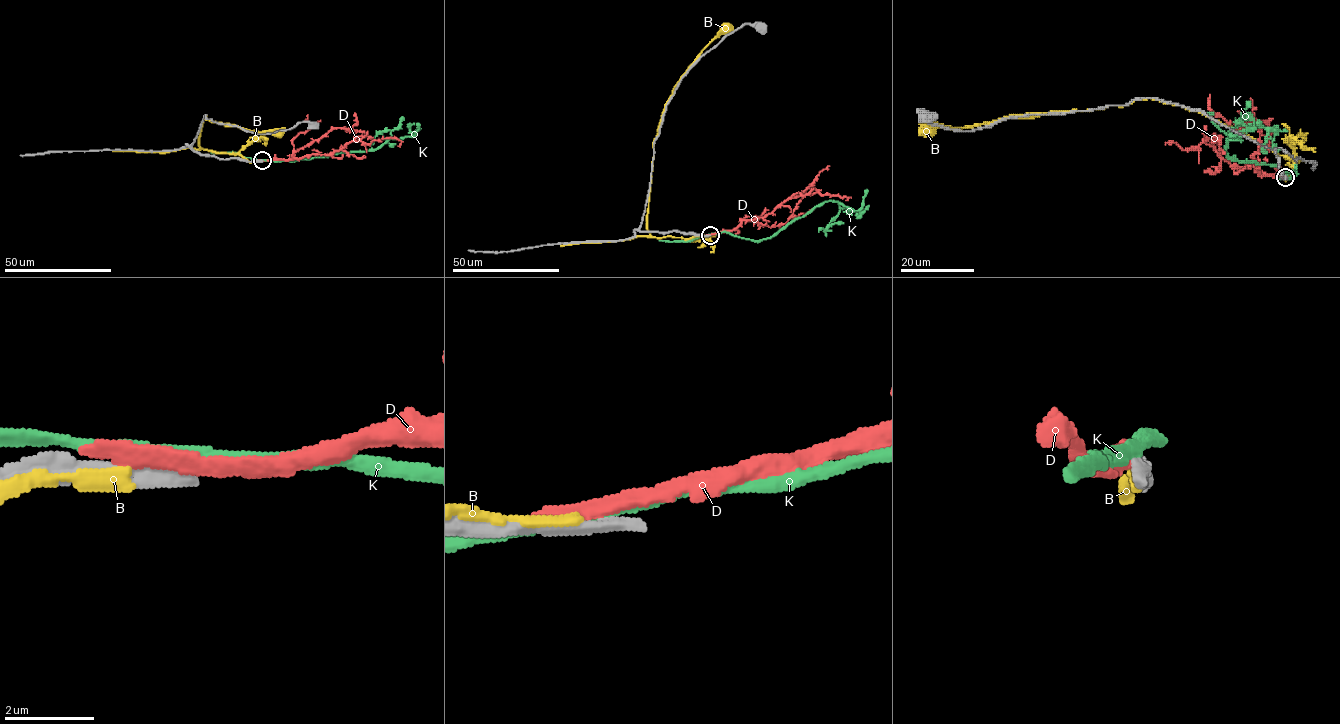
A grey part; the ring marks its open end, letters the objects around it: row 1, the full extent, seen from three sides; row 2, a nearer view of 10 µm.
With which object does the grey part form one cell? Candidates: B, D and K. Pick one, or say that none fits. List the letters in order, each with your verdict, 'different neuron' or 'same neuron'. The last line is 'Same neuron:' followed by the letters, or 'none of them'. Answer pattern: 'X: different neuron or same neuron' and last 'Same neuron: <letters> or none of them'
B: different neuron
D: different neuron
K: different neuron
Same neuron: none of them

